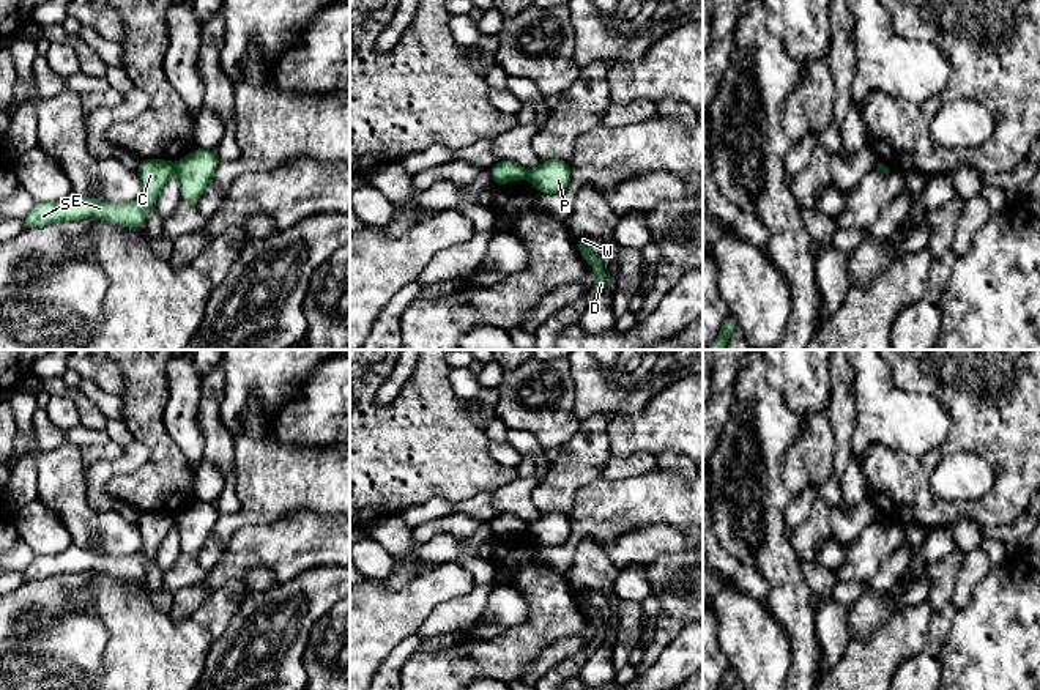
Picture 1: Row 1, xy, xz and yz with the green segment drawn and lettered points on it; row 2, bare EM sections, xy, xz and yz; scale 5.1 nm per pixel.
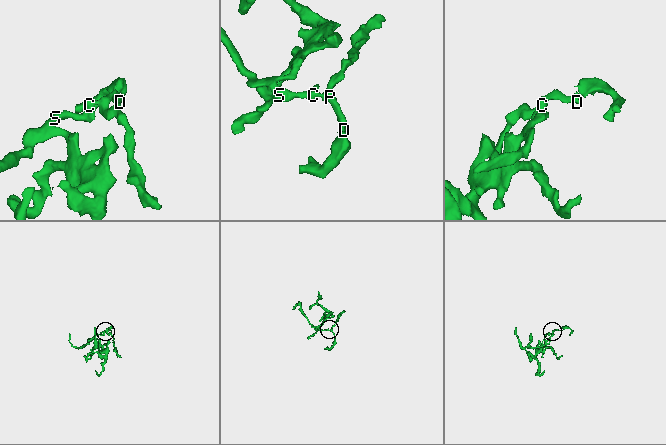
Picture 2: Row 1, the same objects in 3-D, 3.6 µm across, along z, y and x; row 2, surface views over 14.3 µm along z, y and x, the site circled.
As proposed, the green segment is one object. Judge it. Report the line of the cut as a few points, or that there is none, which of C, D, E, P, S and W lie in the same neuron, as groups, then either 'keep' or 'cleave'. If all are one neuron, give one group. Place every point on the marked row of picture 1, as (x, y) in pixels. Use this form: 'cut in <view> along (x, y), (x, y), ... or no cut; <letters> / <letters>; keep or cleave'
cut in xy along (174, 164), (175, 172); C E S / D P W; cleave

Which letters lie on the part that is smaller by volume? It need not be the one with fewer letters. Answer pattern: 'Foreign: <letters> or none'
Foreign: D, P, W

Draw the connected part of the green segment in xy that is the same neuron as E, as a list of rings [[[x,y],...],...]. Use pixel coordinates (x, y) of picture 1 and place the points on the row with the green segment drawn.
[[[142,159],[137,169],[142,183],[142,197],[129,203],[95,202],[88,195],[72,191],[58,202],[39,202],[24,217],[25,228],[55,222],[69,222],[85,217],[104,219],[124,227],[143,228],[145,211],[154,206],[159,192],[172,173],[175,164],[165,159]]]

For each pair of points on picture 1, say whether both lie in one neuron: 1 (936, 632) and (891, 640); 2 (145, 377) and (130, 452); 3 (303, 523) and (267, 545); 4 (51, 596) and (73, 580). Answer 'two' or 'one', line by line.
1: two
2: two
3: one
4: one

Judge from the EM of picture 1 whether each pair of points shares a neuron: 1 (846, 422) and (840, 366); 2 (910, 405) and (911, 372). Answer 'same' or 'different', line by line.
1: same
2: different

